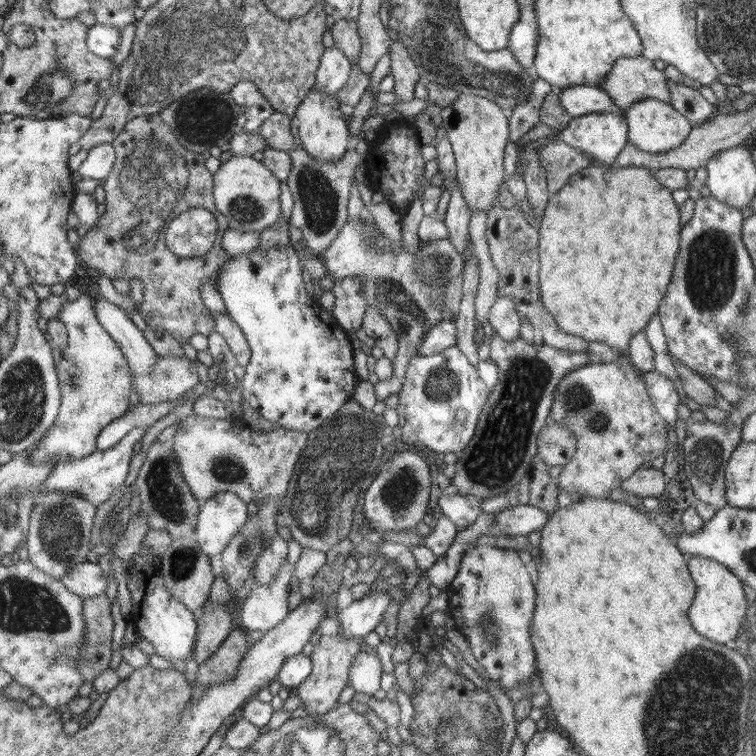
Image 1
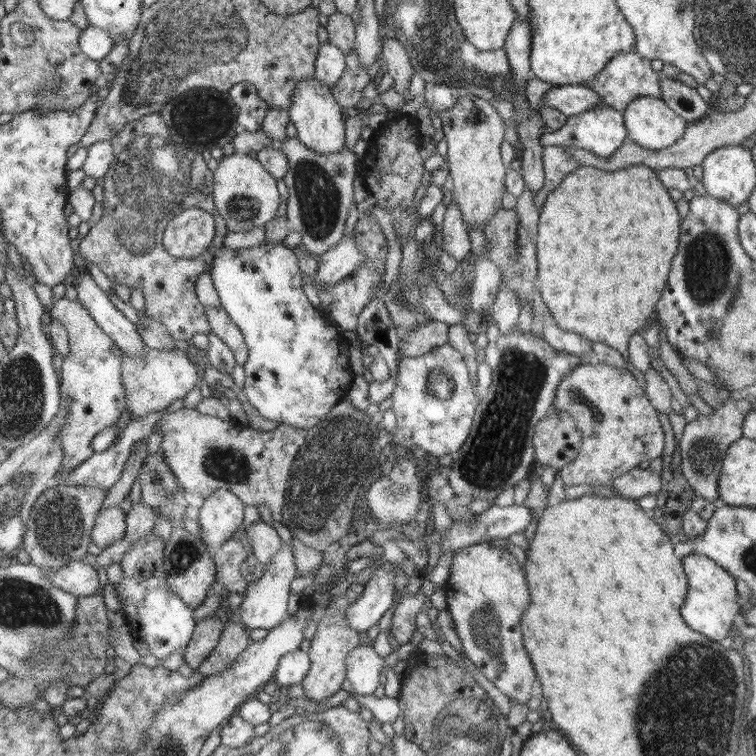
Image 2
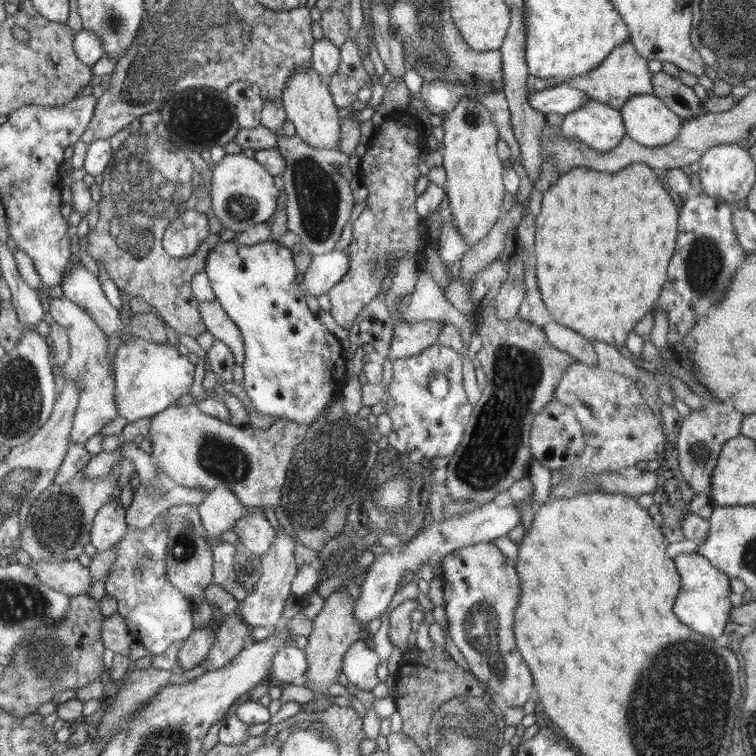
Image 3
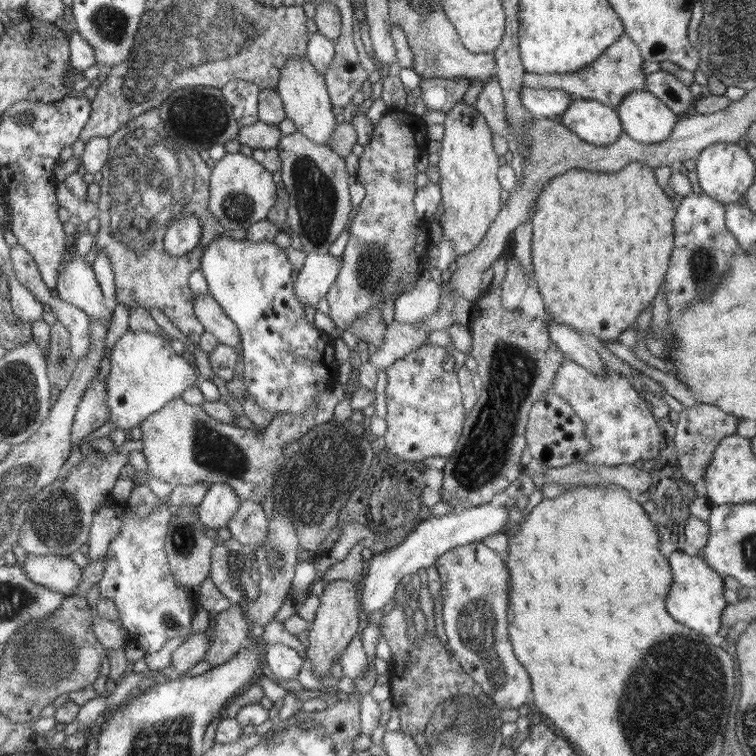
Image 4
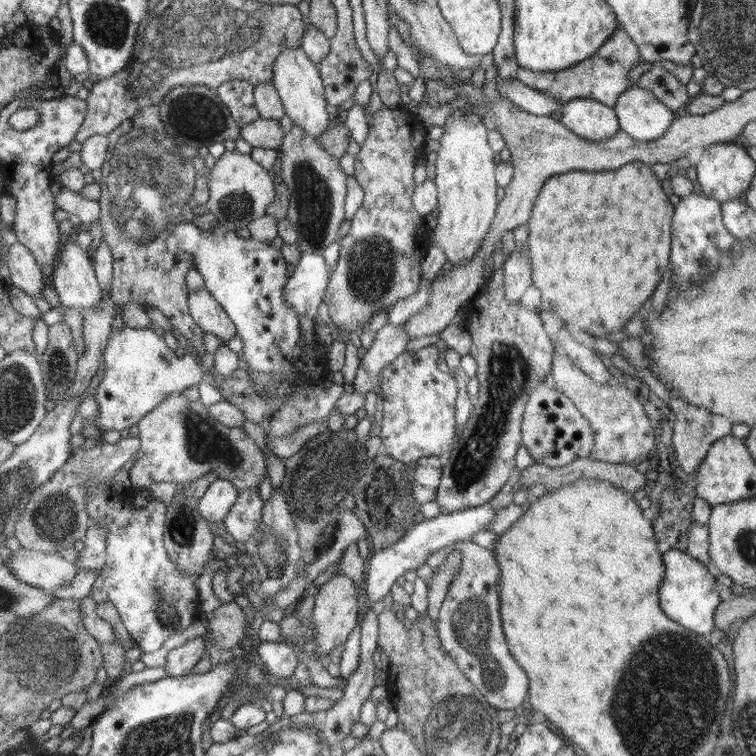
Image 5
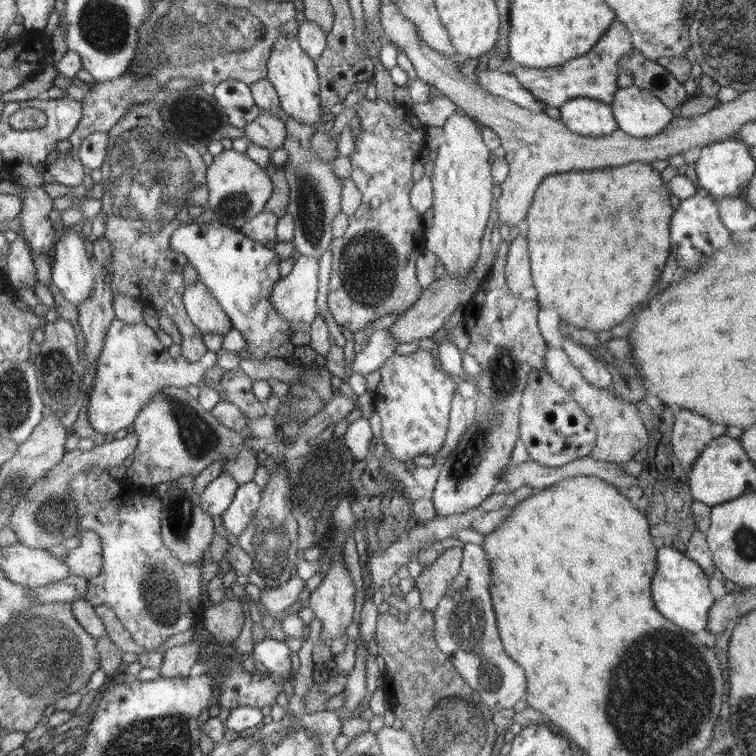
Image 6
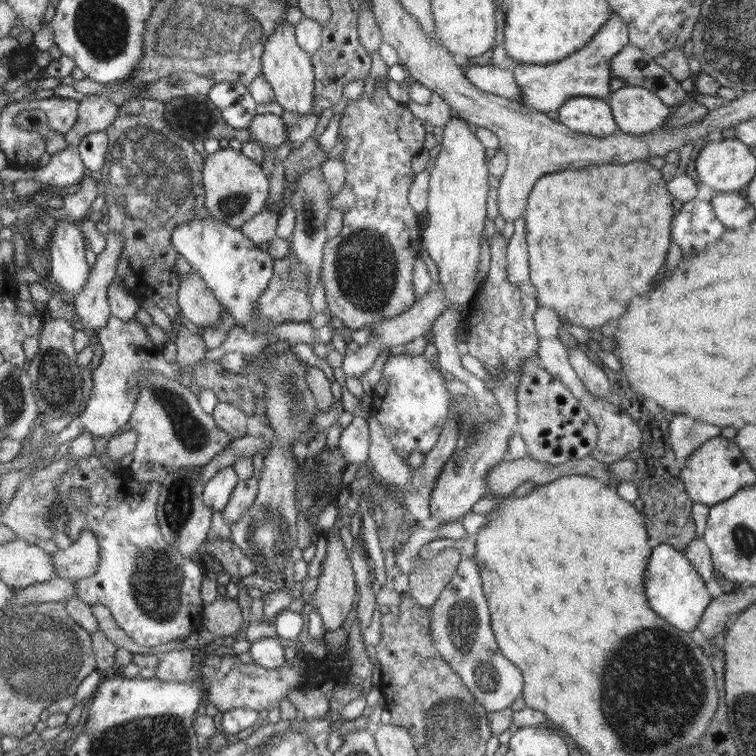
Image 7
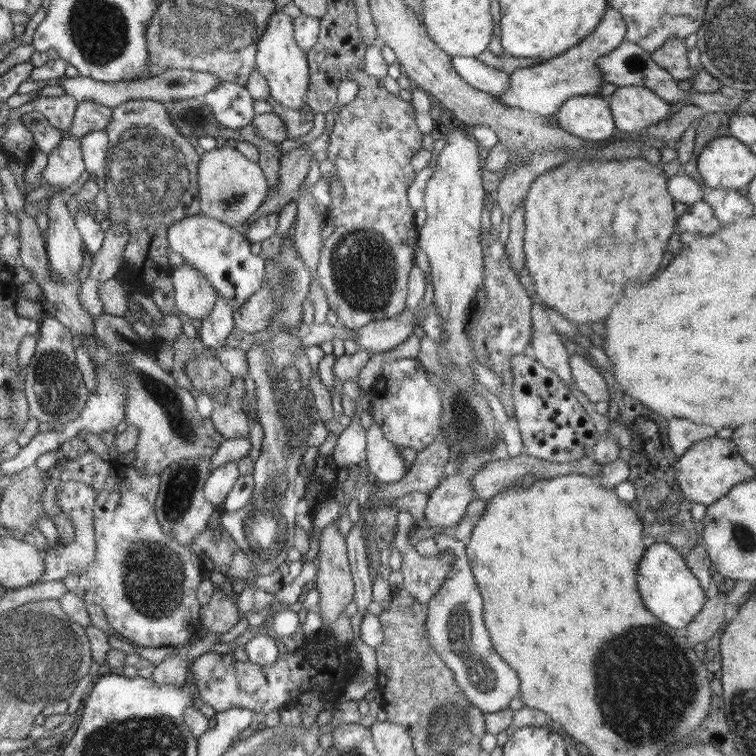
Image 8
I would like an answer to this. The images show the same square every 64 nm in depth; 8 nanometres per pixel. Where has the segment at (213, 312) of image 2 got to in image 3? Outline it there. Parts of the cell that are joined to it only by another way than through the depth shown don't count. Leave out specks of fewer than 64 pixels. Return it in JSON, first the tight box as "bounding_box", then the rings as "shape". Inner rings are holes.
{"bounding_box":[199,301,245,365],"shape":[[[217,301],[199,302],[199,311],[207,332],[230,348],[235,365],[242,365],[245,360],[245,345],[238,326],[226,315],[226,311]]]}

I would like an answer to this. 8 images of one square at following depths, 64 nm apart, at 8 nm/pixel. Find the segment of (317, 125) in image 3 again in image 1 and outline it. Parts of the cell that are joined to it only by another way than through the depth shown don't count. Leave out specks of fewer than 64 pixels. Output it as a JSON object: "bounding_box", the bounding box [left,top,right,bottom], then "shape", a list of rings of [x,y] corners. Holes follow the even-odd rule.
{"bounding_box":[293,84,351,164],"shape":[[[314,84],[302,105],[296,108],[293,118],[297,120],[301,146],[314,160],[330,164],[342,160],[342,154],[348,150],[351,143],[350,131],[346,125],[347,118],[340,112],[339,103],[334,97],[322,95]]]}

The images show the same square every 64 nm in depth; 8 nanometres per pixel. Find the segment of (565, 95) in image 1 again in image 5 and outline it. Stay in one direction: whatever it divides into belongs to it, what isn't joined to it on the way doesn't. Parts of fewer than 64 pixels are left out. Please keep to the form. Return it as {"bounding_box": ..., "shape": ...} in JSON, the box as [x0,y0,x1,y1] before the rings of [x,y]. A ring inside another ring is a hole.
{"bounding_box":[495,74,562,116],"shape":[[[497,74],[495,78],[497,89],[501,97],[507,98],[516,106],[536,116],[550,116],[551,112],[558,112],[562,108],[562,101],[550,94],[543,94],[534,88],[529,88],[518,80],[502,80]]]}

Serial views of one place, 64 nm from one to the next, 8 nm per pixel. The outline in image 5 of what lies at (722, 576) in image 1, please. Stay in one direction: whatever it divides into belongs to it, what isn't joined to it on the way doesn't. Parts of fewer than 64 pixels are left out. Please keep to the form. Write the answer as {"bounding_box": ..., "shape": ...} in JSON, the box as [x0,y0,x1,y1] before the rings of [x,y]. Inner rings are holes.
{"bounding_box":[658,548,722,637],"shape":[[[674,548],[662,553],[662,561],[666,568],[666,577],[658,588],[662,611],[684,628],[708,637],[715,628],[716,608],[722,602],[716,591],[716,573],[700,560],[688,555],[688,552]]]}

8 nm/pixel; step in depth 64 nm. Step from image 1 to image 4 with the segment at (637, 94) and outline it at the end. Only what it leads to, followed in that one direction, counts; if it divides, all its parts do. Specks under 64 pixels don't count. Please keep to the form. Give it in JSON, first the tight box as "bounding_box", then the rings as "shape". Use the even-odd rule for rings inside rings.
{"bounding_box":[524,34,647,109],"shape":[[[622,34],[614,44],[606,48],[606,52],[596,58],[590,66],[570,72],[570,74],[534,74],[524,72],[524,84],[527,88],[564,90],[574,98],[597,100],[610,108],[617,109],[622,98],[633,91],[647,91],[646,73],[642,69],[643,58],[638,47],[629,36]]]}

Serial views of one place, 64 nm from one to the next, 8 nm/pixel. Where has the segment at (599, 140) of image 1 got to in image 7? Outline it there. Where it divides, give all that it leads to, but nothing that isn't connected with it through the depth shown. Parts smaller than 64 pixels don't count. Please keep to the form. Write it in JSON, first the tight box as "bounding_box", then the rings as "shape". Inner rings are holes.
{"bounding_box":[557,98,619,137],"shape":[[[600,98],[566,99],[557,111],[560,123],[583,135],[605,137],[619,130],[609,103]]]}

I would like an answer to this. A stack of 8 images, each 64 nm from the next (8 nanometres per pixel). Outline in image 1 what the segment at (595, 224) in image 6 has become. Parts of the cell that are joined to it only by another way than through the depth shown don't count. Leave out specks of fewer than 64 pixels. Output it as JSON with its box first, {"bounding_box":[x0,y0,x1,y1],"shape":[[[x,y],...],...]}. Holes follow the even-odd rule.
{"bounding_box":[539,164,681,357],"shape":[[[592,164],[576,172],[570,180],[572,186],[564,186],[564,190],[550,194],[544,214],[539,221],[539,296],[544,309],[554,318],[557,326],[567,334],[584,338],[588,342],[604,342],[608,346],[616,346],[622,349],[627,357],[627,349],[632,336],[644,331],[648,322],[657,315],[660,300],[670,284],[674,262],[678,256],[678,234],[681,232],[679,206],[672,199],[672,192],[656,180],[653,172],[646,168],[638,167],[612,167],[604,164]]]}

